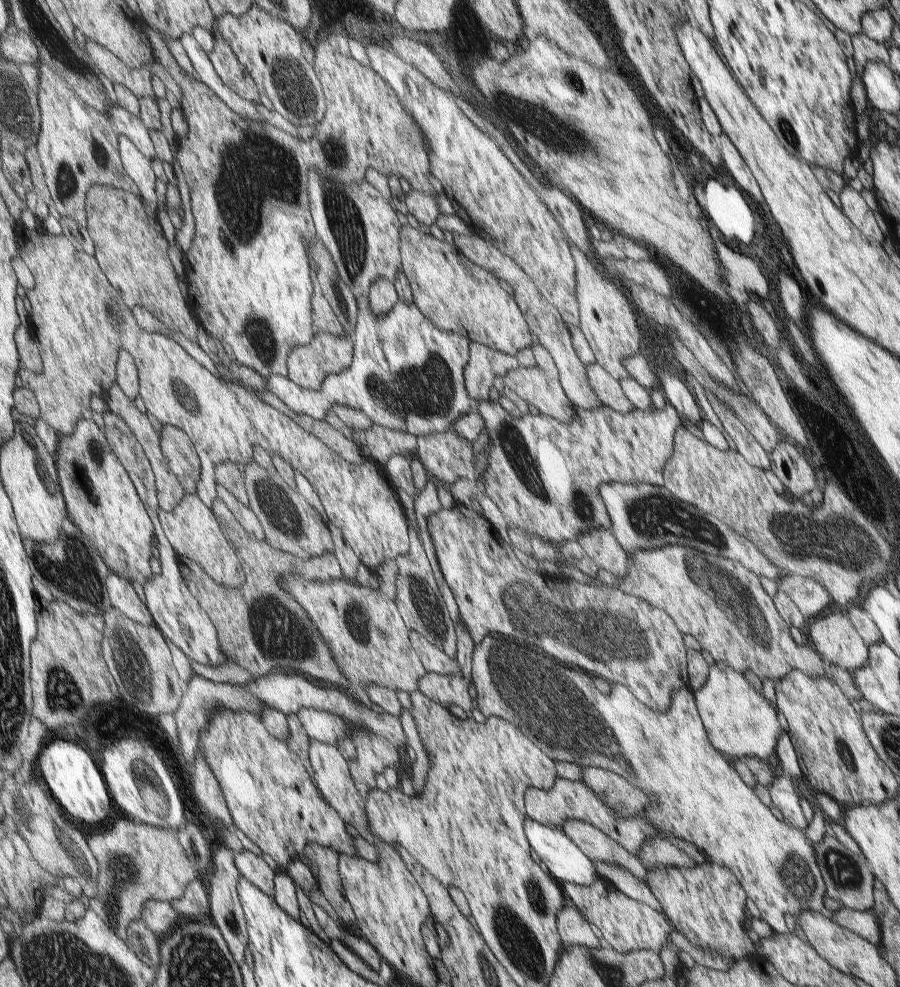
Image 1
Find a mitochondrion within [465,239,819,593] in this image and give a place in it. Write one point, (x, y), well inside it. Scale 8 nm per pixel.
(651, 516)

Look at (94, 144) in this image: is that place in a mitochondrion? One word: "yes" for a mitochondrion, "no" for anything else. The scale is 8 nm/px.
yes

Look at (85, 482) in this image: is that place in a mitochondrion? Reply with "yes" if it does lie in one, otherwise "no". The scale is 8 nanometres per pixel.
yes

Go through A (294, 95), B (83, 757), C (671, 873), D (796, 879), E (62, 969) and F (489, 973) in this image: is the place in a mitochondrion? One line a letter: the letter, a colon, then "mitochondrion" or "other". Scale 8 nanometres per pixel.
A: mitochondrion
B: other
C: other
D: mitochondrion
E: mitochondrion
F: mitochondrion

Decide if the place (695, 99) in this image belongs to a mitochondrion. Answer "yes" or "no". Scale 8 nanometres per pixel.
no

